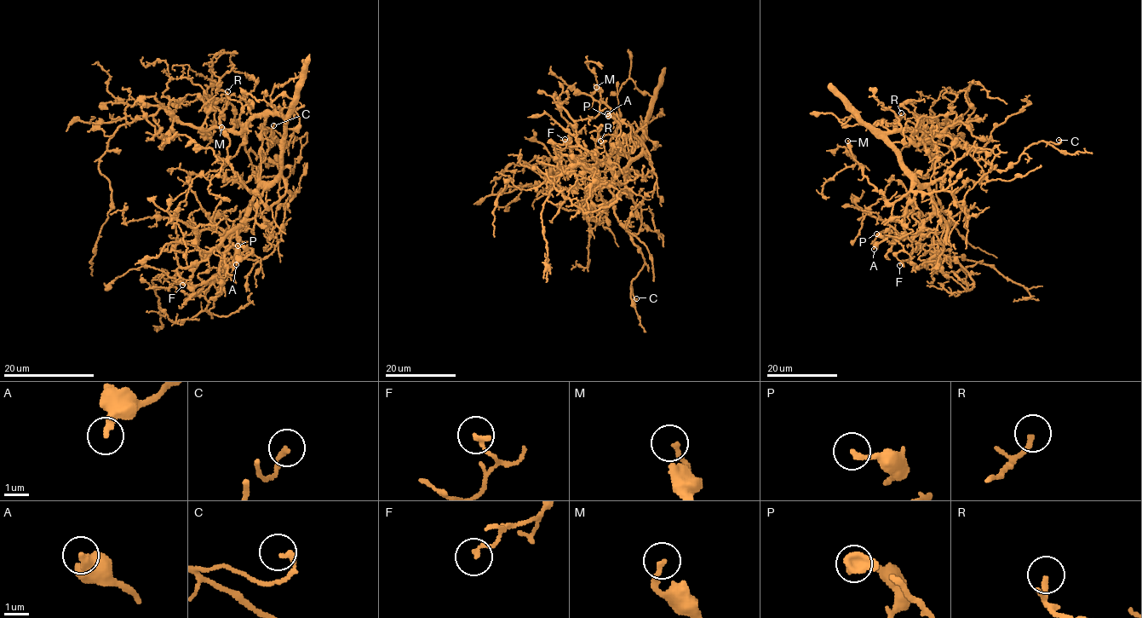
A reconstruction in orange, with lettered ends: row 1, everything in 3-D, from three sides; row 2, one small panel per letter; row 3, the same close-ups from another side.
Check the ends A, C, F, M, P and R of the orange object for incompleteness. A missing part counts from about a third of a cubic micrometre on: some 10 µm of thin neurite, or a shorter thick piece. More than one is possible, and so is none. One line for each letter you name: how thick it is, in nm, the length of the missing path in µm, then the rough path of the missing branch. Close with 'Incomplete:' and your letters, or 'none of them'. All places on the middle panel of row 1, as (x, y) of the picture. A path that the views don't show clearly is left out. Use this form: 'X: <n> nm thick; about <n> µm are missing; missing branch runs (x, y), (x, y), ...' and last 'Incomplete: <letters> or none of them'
P: 190 nm thick; about 10 µm are missing
R: 190 nm thick; about 15 µm are missing; missing branch runs (600, 141), (592, 147), (590, 176)
Incomplete: P, R

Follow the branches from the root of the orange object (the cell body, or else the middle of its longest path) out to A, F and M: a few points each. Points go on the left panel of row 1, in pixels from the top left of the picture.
A: (284, 121), (283, 172), (263, 191), (256, 208), (253, 239), (249, 249), (253, 251), (236, 264)
F: (284, 121), (283, 170), (259, 189), (250, 211), (204, 260), (177, 269), (186, 280), (182, 285)
M: (284, 121), (283, 177), (286, 192), (270, 205), (254, 194), (232, 170), (227, 152), (229, 140), (221, 127)

